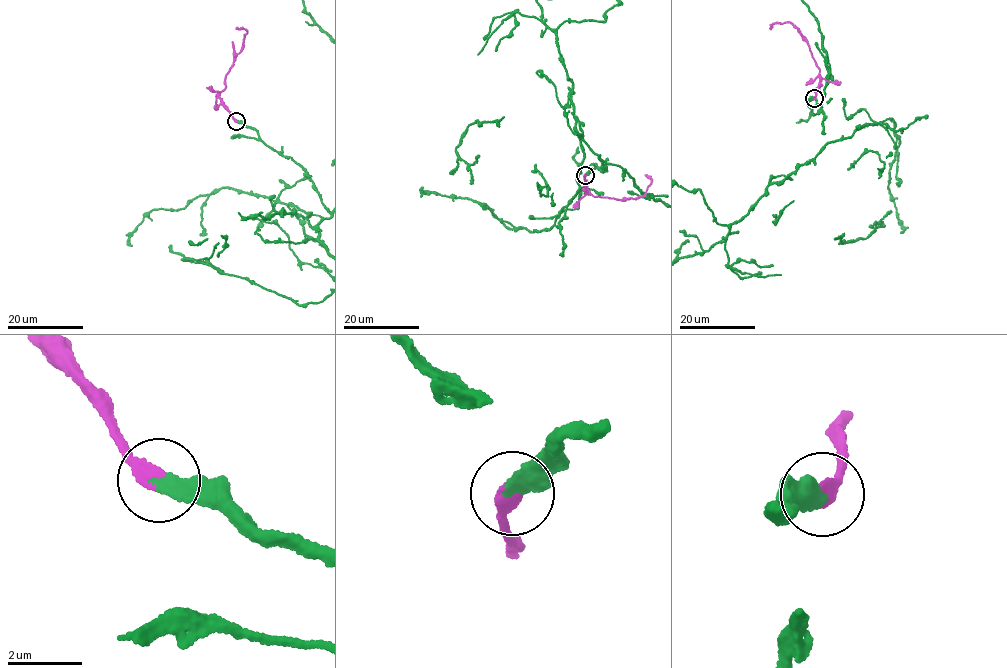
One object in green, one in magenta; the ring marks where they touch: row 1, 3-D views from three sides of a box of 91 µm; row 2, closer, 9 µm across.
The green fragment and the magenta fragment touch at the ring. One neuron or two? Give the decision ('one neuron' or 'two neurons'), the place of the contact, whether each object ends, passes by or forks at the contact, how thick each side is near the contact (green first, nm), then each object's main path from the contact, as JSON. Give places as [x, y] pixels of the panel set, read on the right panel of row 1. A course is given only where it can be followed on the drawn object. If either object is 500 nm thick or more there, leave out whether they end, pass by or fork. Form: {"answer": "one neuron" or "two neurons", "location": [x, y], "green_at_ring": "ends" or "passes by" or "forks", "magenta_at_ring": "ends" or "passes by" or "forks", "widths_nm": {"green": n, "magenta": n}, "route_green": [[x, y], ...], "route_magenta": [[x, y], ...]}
{"answer": "one neuron", "location": [814, 98], "green_at_ring": "ends", "magenta_at_ring": "ends", "widths_nm": {"green": 300, "magenta": 240}, "route_magenta": [[814, 98], [820, 76], [808, 43], [789, 23], [776, 23], [770, 28]]}

